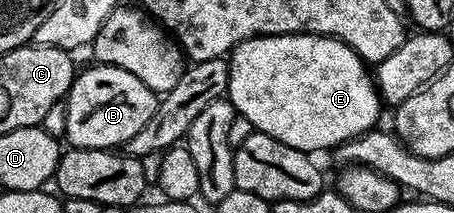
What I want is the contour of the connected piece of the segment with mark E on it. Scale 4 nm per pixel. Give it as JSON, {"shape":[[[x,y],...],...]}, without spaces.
{"shape":[[[272,34],[262,38],[252,38],[246,42],[240,42],[234,46],[227,58],[229,64],[229,89],[227,91],[228,101],[232,102],[234,111],[238,115],[246,117],[253,125],[254,131],[259,134],[266,134],[283,144],[287,144],[296,150],[314,152],[313,150],[328,150],[344,145],[352,138],[359,138],[363,134],[369,133],[378,125],[377,117],[381,114],[383,103],[381,95],[378,94],[375,85],[375,78],[367,71],[366,63],[361,61],[361,57],[353,51],[347,44],[343,44],[337,38],[328,38],[322,34]]]}

